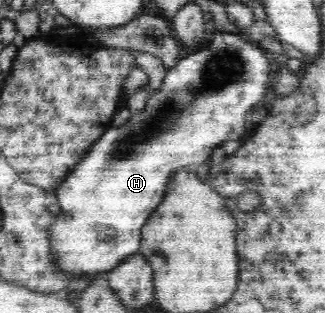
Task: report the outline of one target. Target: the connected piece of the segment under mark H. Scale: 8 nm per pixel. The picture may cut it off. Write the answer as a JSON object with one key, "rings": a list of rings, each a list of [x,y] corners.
{"rings":[[[218,32],[216,35],[211,36],[211,41],[205,48],[180,59],[167,71],[162,86],[158,88],[156,94],[152,94],[149,97],[143,111],[140,114],[134,114],[124,126],[108,127],[107,131],[94,143],[94,146],[88,150],[88,154],[72,167],[72,170],[64,177],[64,180],[54,189],[61,213],[54,216],[54,222],[52,222],[52,226],[48,229],[48,234],[51,242],[51,253],[55,258],[57,268],[63,270],[64,274],[71,274],[71,276],[74,276],[74,274],[78,277],[94,276],[94,274],[101,276],[114,270],[120,262],[128,259],[128,256],[138,253],[141,243],[141,230],[144,228],[144,224],[147,224],[148,218],[150,218],[154,209],[164,198],[164,190],[166,190],[166,184],[170,180],[170,174],[174,170],[178,170],[180,166],[202,164],[212,154],[212,150],[216,146],[222,146],[222,142],[240,140],[244,136],[246,112],[252,110],[252,104],[258,104],[262,100],[264,92],[270,86],[270,74],[275,74],[275,70],[276,64],[266,58],[265,51],[259,44],[237,33]]]}

